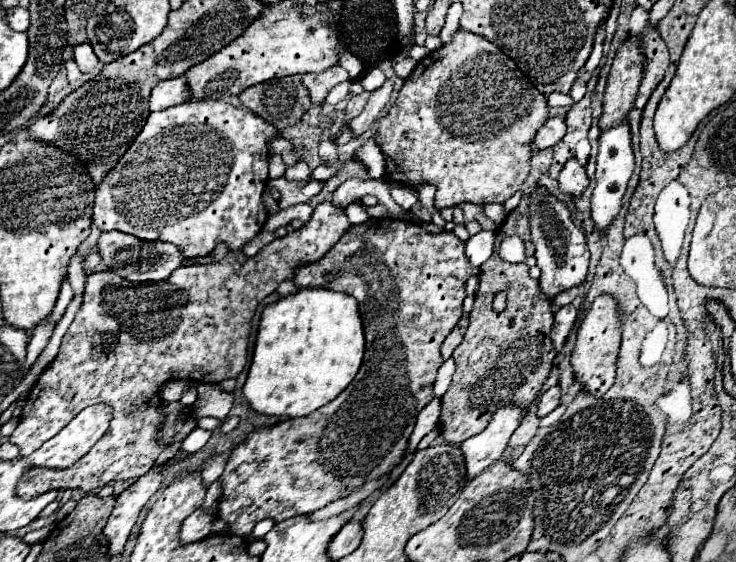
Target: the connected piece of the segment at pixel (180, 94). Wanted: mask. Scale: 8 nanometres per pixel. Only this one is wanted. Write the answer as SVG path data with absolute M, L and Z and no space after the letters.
M171 78L167 82L159 82L155 90L151 90L149 110L165 110L189 100L189 92L185 86L185 78Z

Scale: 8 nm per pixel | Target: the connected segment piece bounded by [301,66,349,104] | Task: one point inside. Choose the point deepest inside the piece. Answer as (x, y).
(318, 85)

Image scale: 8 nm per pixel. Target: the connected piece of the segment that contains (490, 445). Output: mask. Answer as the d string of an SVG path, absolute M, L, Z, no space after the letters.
M501 406L481 434L461 442L461 452L465 456L467 466L467 480L473 480L483 470L487 470L487 466L491 466L501 458L519 422L521 422L521 408Z

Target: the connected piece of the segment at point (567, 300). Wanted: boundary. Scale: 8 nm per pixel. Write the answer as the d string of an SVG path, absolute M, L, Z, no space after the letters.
M570 288L559 293L553 300L553 305L557 307L566 306L571 304L578 294L578 290Z

